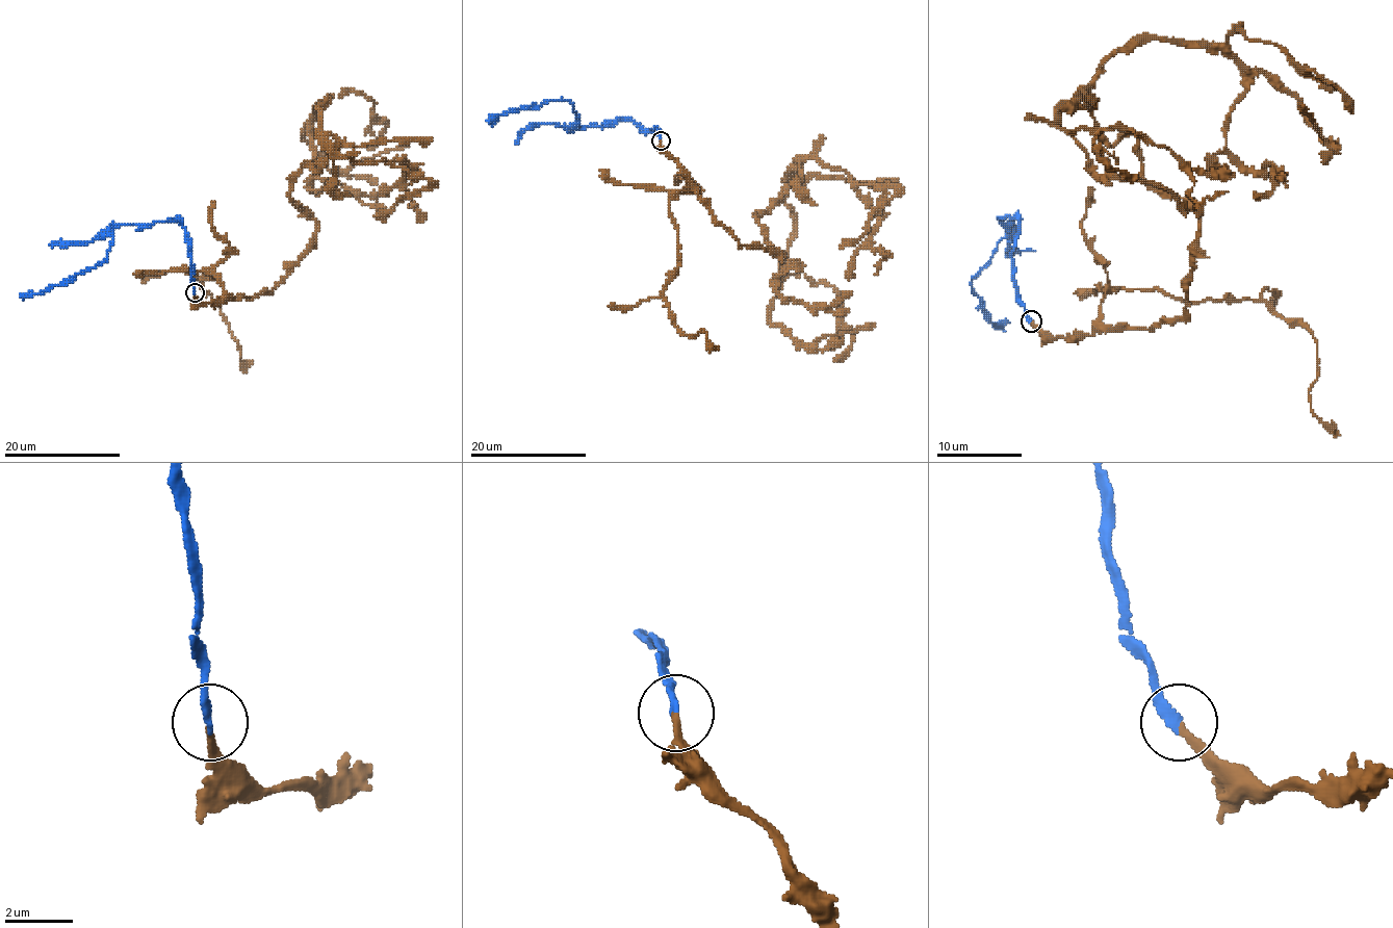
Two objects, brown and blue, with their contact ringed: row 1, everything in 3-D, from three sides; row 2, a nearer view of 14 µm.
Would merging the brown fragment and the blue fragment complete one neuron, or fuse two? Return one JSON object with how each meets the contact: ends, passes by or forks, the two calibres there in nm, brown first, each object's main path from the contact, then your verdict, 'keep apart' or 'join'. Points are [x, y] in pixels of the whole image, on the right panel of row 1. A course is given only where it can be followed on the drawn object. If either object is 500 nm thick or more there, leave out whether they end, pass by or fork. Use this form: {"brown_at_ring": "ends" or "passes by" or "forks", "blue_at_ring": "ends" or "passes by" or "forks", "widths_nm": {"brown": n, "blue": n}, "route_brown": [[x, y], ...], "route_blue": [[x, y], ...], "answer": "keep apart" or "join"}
{"brown_at_ring": "ends", "blue_at_ring": "ends", "widths_nm": {"brown": 200, "blue": 240}, "route_brown": [[1033, 320], [1084, 337], [1185, 306], [1198, 212], [1082, 89], [1117, 49], [1228, 47], [1330, 143], [1299, 102]], "route_blue": [[1031, 320], [1014, 278], [1016, 218], [1001, 216], [1011, 225], [972, 280], [972, 288], [1003, 331]], "answer": "join"}

